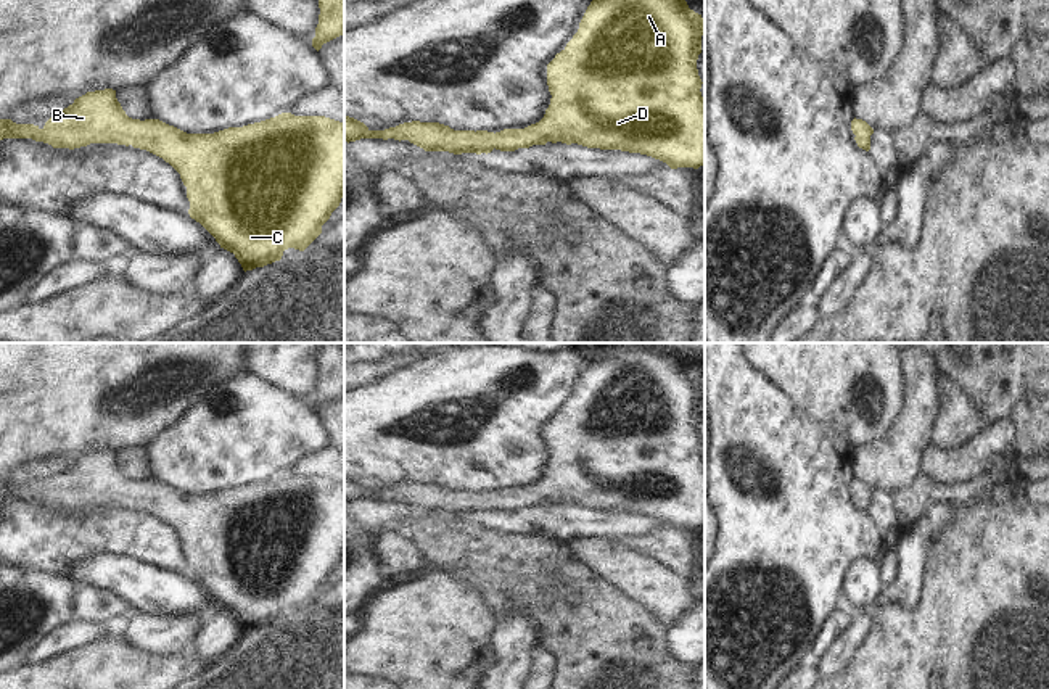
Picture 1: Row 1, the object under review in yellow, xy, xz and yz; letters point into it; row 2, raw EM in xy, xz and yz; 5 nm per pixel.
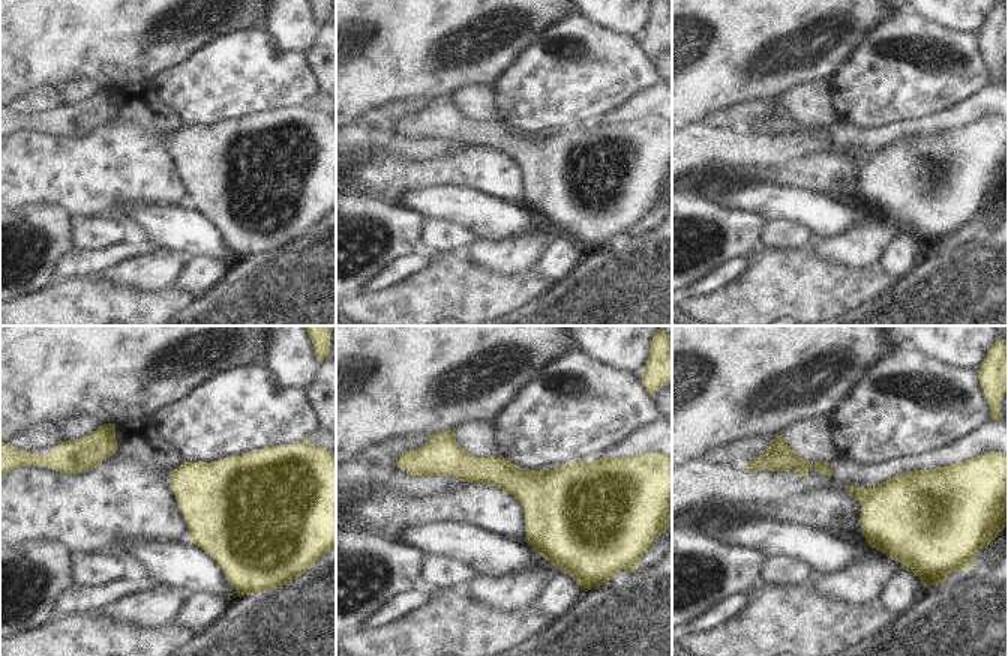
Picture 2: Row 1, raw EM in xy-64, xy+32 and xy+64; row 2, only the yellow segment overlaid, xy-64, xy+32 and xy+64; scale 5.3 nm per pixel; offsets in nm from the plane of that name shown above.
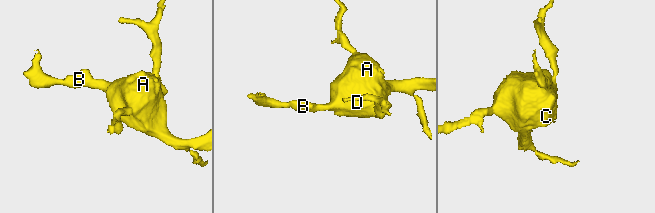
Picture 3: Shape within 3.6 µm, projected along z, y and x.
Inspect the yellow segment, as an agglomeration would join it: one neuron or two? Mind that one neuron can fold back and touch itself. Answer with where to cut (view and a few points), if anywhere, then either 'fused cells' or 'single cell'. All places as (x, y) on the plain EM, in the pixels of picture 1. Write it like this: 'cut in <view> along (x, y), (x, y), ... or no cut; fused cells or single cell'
no cut; single cell

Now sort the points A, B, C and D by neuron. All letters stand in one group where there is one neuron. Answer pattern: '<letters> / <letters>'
A B C D

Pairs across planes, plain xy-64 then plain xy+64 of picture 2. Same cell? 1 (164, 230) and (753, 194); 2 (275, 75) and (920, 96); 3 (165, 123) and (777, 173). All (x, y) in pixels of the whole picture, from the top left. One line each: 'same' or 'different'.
1: same
2: same
3: same

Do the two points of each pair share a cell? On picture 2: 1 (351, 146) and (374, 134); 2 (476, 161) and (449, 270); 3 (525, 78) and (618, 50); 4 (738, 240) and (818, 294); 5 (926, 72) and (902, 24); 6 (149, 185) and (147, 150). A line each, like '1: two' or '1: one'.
1: one
2: two
3: one
4: one
5: one
6: one

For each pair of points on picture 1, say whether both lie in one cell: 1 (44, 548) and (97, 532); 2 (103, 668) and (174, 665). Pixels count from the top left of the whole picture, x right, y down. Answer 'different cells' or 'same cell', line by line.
1: same cell
2: same cell

